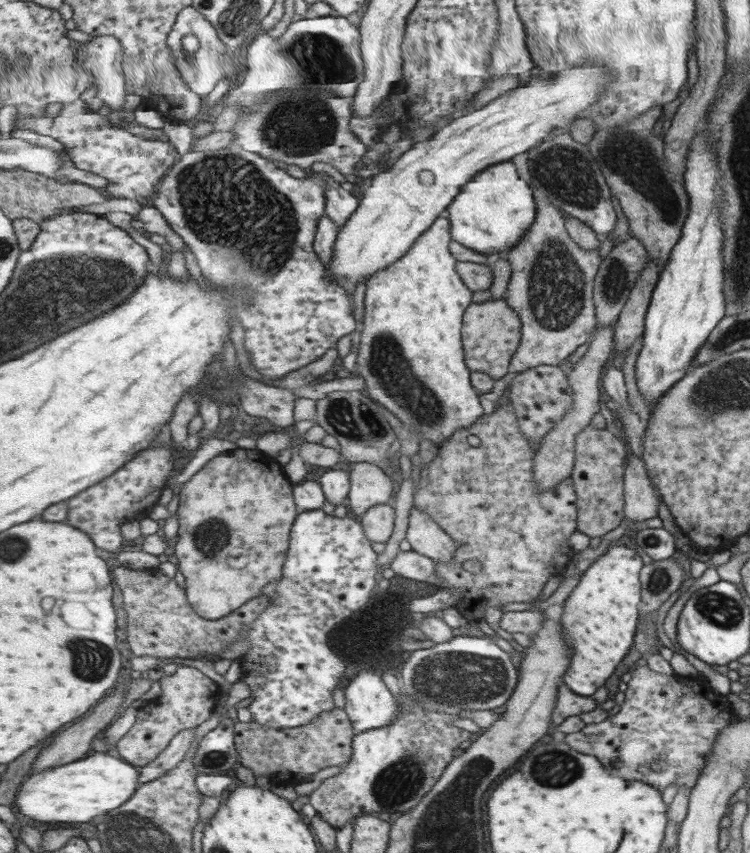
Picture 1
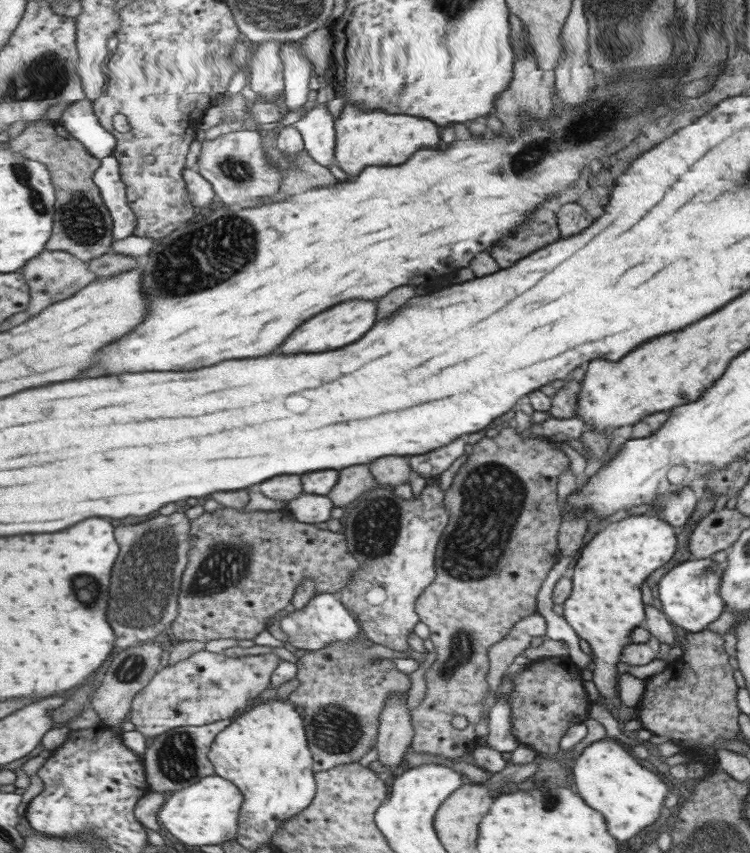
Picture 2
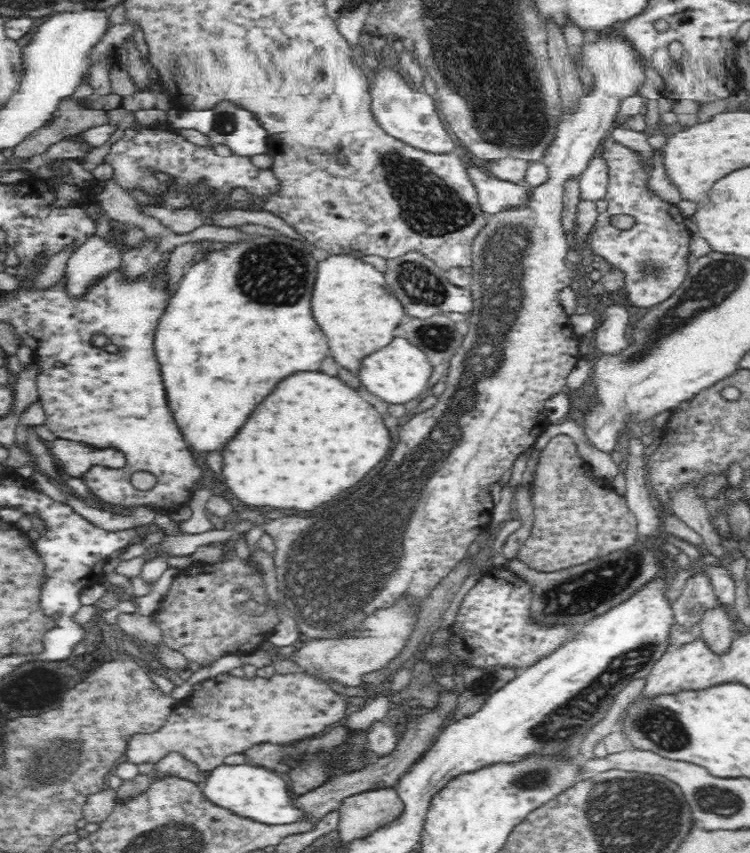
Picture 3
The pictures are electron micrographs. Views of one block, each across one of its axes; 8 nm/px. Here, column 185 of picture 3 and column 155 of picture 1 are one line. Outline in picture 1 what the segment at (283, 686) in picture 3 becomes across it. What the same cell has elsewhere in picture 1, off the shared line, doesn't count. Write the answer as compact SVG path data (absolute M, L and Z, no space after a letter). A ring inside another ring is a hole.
M178 665L173 674L161 678L160 685L161 696L139 709L136 723L117 745L120 757L135 767L153 763L181 731L207 722L216 711L221 696L219 684L193 666Z

